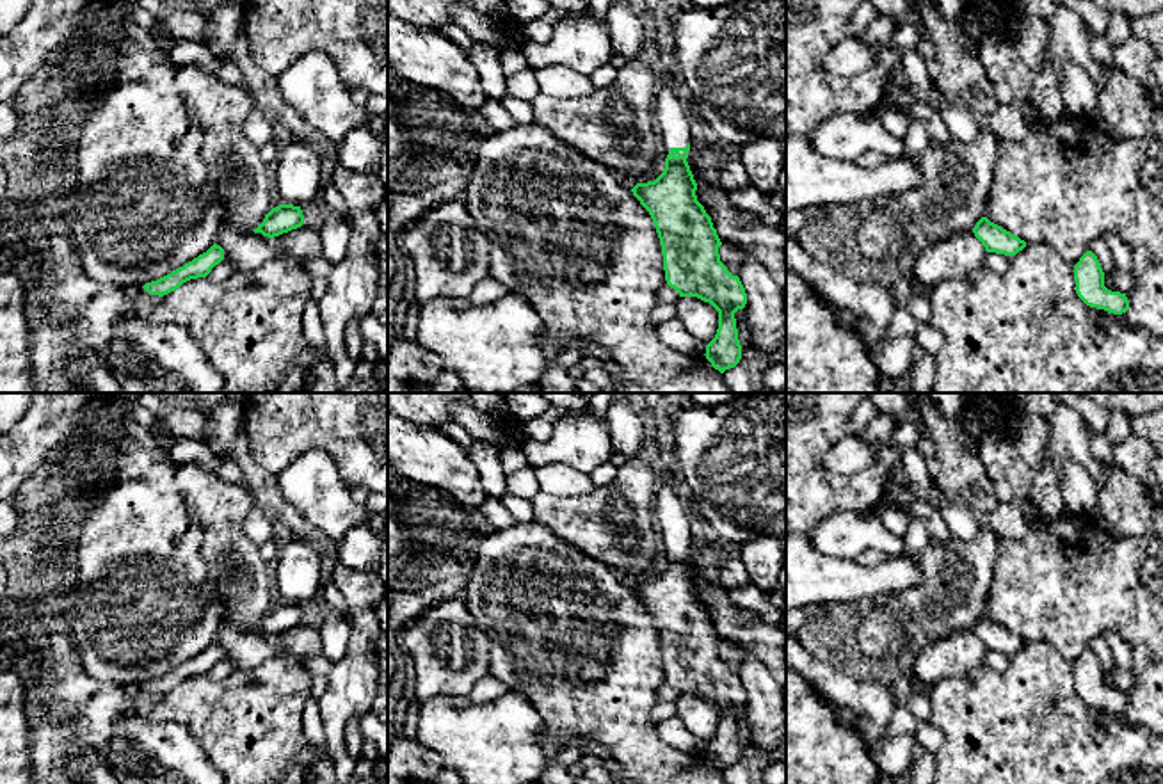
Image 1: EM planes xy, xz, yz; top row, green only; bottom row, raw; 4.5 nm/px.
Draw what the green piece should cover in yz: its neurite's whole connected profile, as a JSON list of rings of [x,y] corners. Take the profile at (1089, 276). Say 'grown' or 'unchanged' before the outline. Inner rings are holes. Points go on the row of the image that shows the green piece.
unchanged | [[[1087,251],[1074,265],[1078,297],[1090,308],[1122,315],[1129,309],[1126,293],[1111,292],[1104,286],[1104,272],[1097,256]]]

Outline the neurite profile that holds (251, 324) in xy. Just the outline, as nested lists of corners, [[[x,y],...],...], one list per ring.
[[[279,258],[249,272],[235,272],[222,283],[197,277],[164,295],[160,306],[148,313],[153,324],[180,324],[213,359],[224,377],[222,393],[304,393],[315,361],[313,345],[302,332],[302,315],[311,304],[311,274],[301,260]]]

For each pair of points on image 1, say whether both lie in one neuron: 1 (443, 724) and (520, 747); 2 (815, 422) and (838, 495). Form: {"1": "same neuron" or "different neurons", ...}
{"1": "same neuron", "2": "same neuron"}

